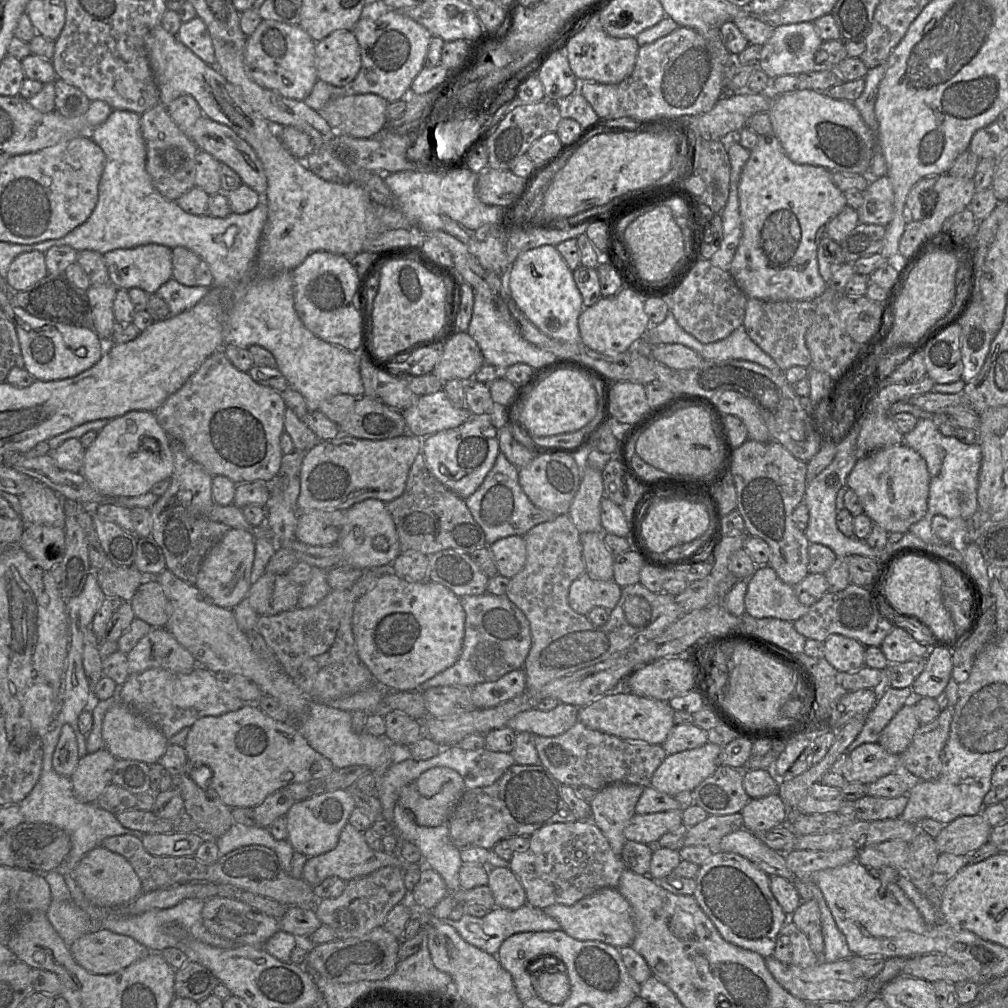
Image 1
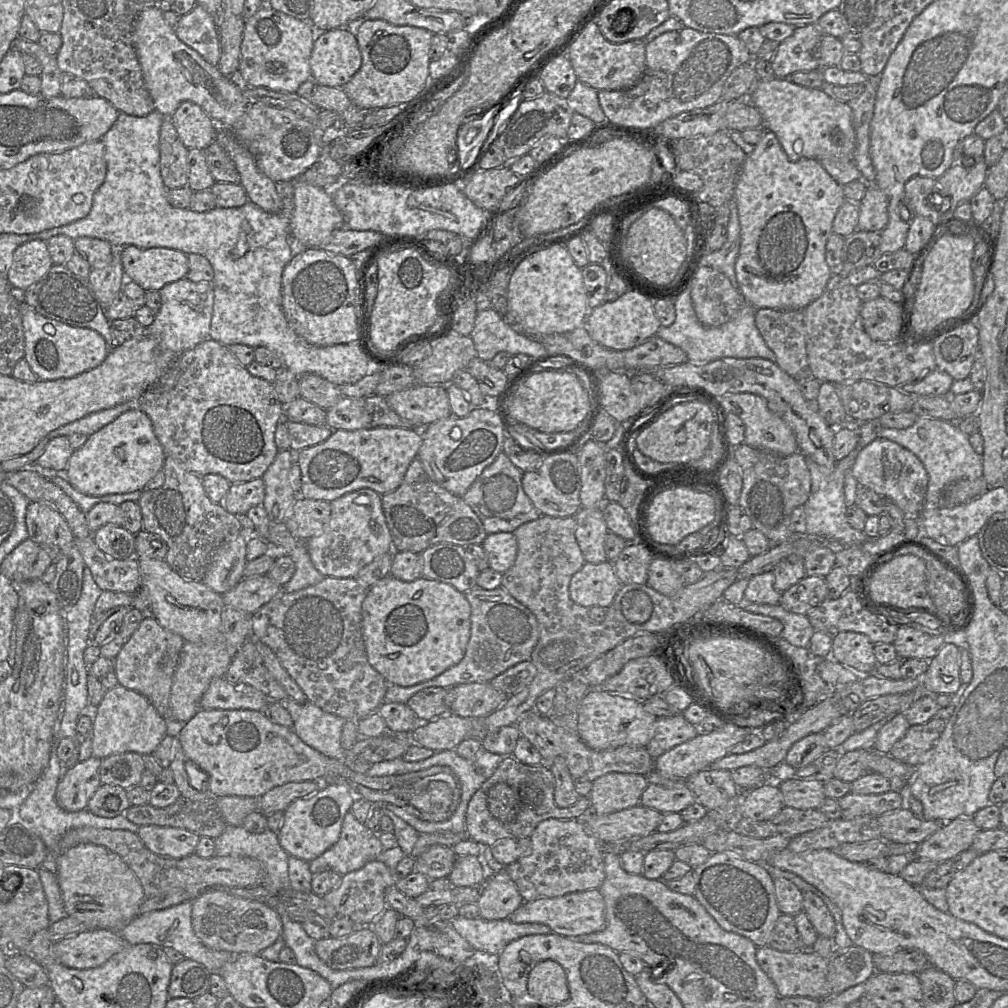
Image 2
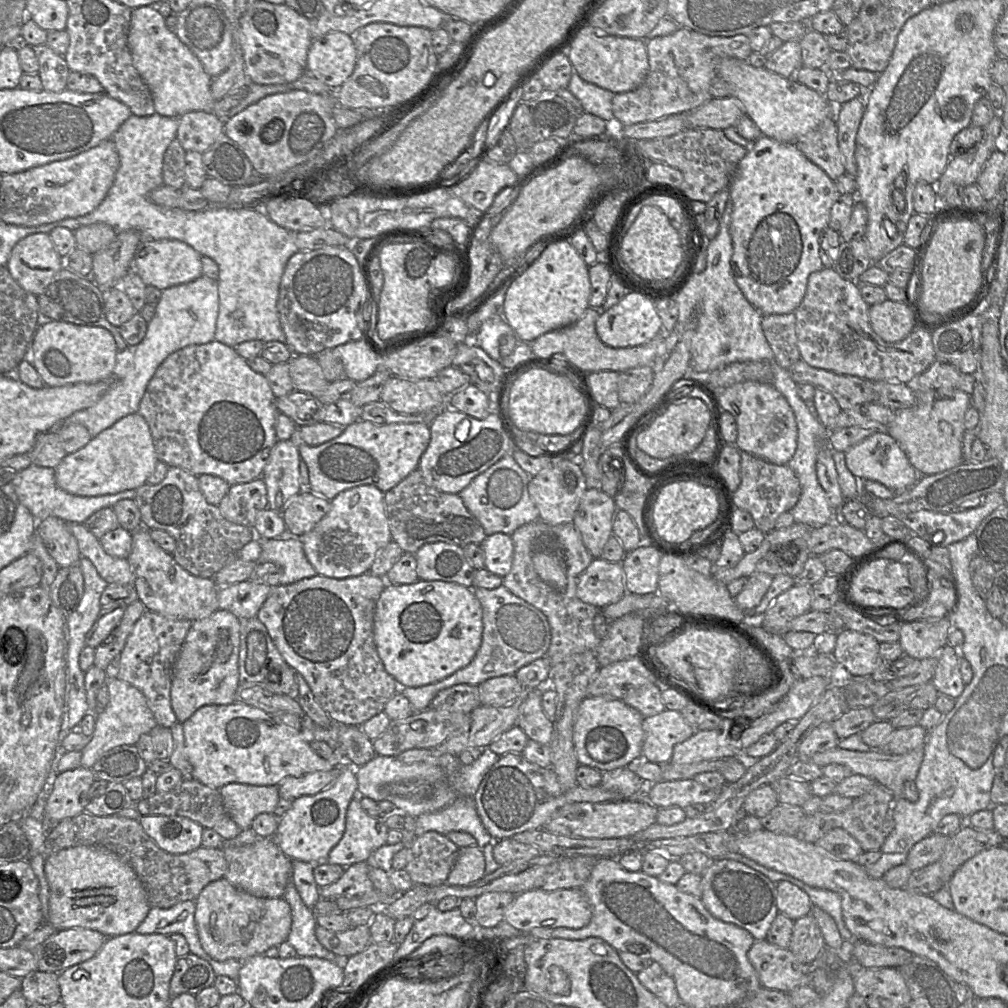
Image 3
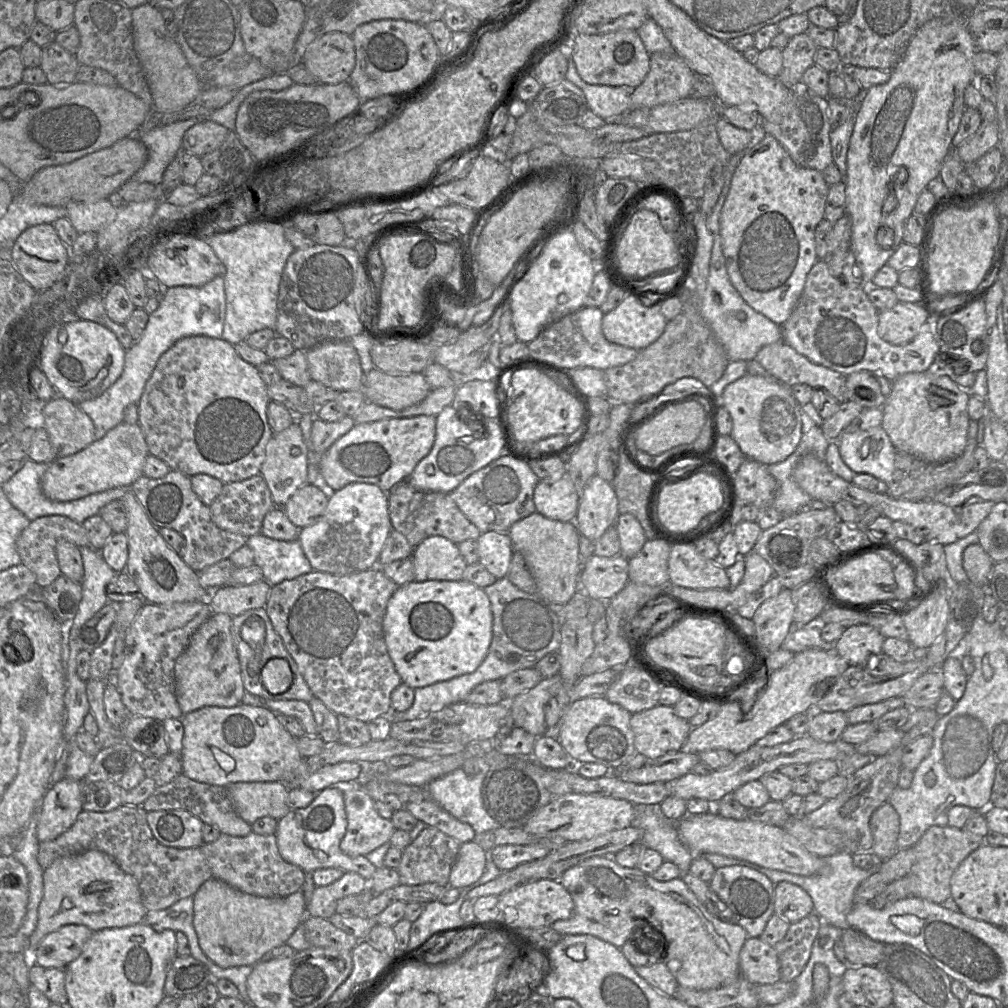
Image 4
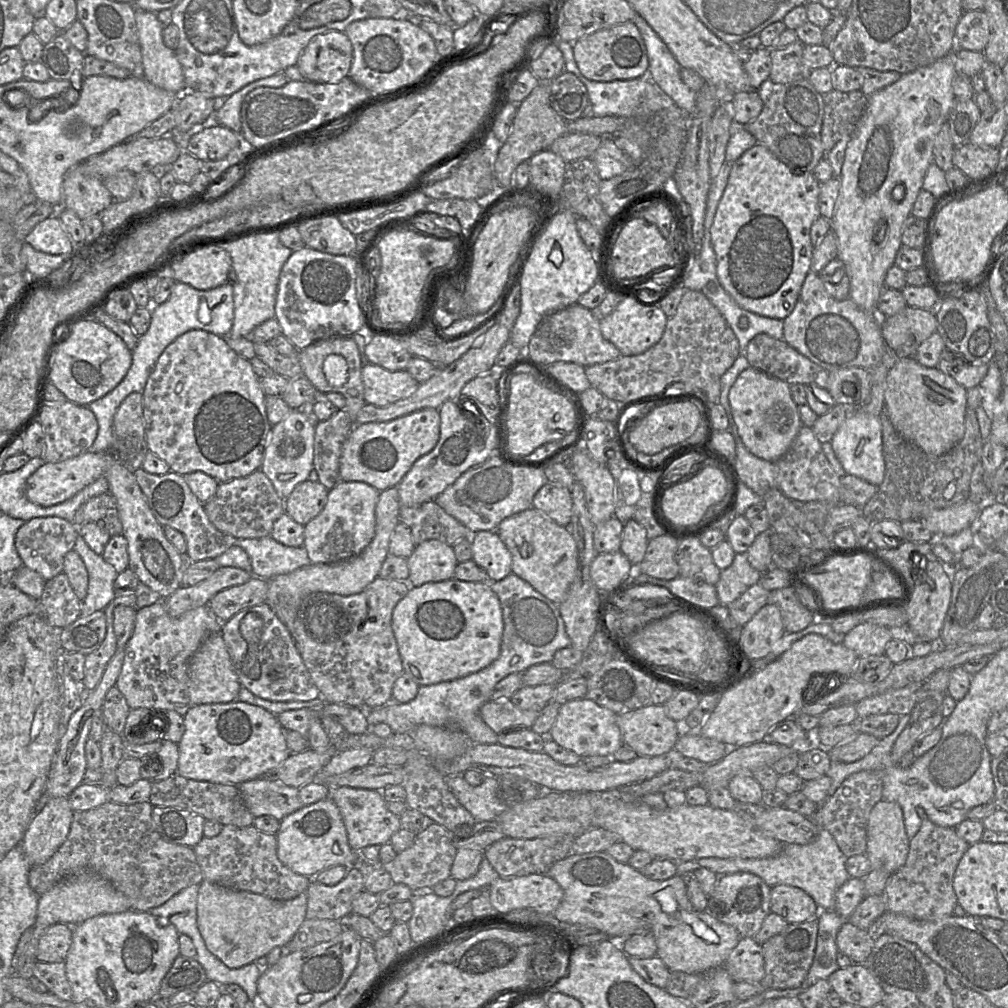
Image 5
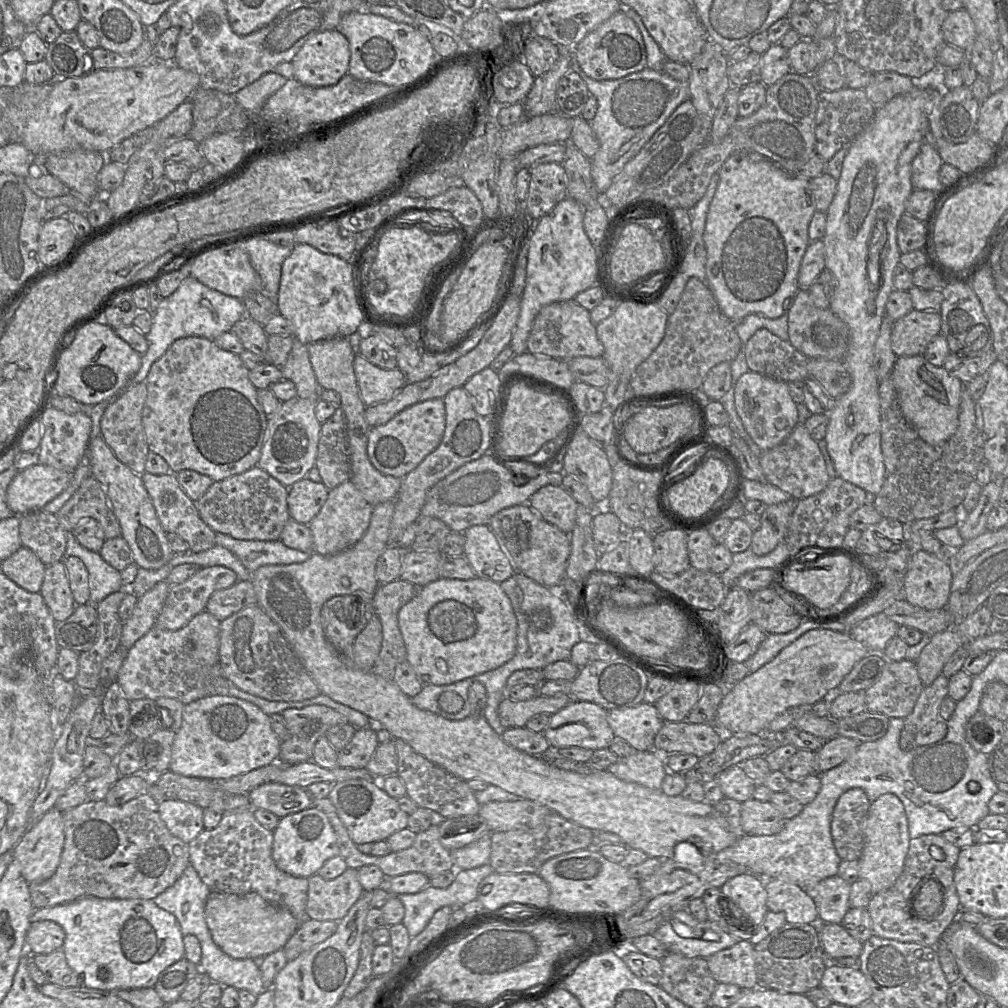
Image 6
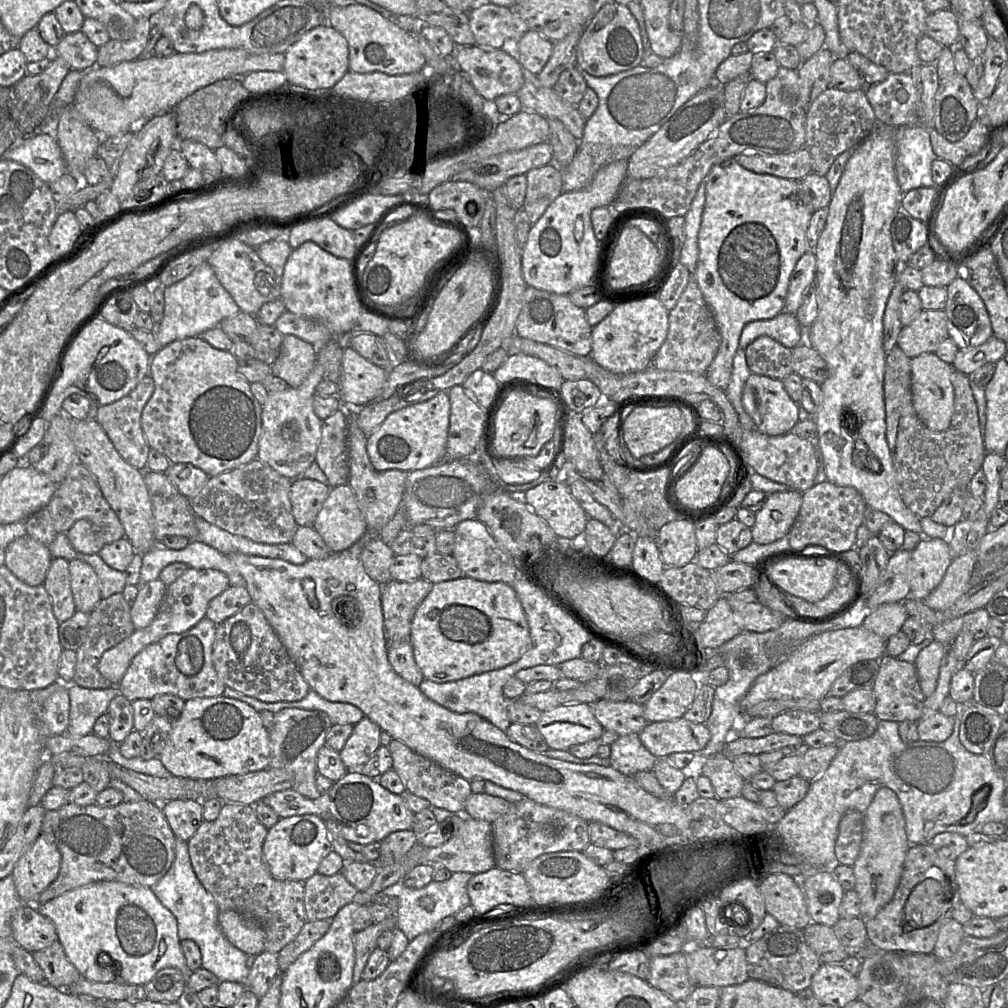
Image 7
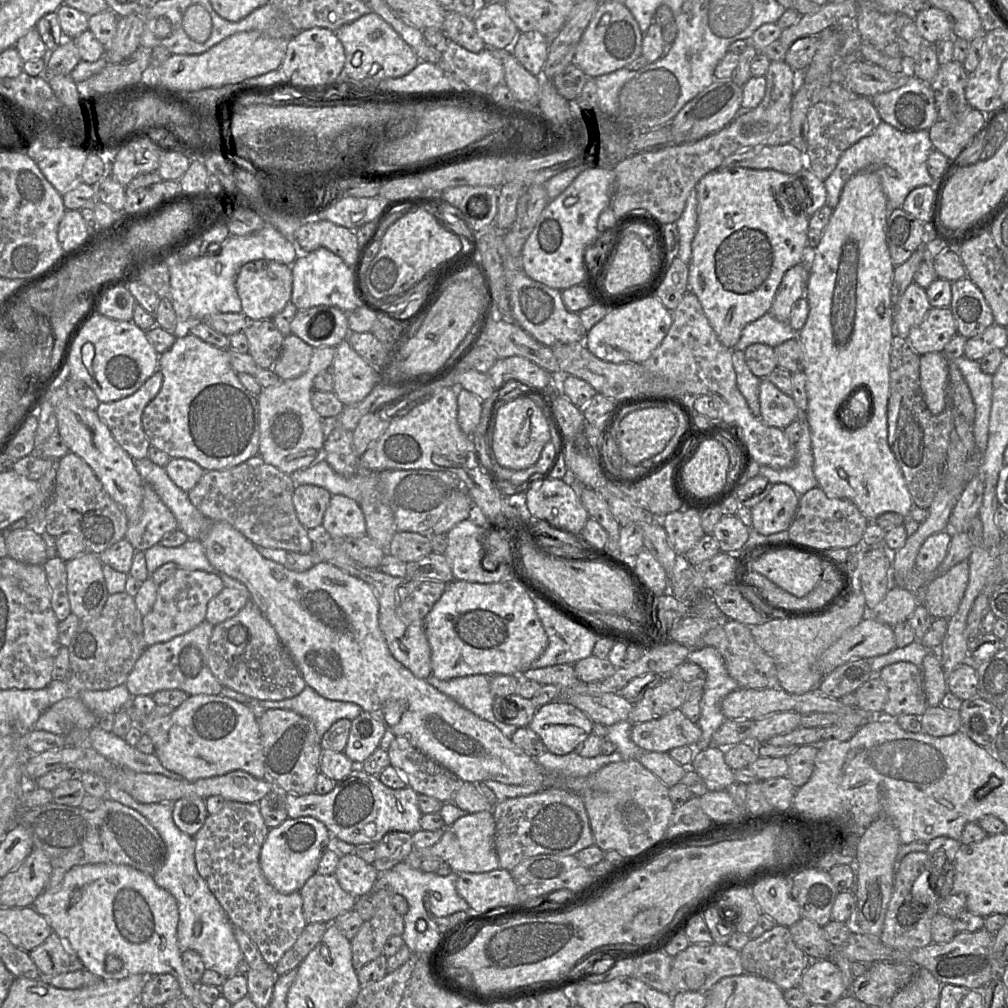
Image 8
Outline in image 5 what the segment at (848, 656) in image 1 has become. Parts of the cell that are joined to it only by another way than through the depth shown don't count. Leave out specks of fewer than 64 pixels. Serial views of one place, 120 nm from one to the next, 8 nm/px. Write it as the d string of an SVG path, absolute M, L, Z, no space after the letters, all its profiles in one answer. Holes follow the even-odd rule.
M861 622L845 634L842 644L861 658L885 655L886 645L891 639L889 628Z

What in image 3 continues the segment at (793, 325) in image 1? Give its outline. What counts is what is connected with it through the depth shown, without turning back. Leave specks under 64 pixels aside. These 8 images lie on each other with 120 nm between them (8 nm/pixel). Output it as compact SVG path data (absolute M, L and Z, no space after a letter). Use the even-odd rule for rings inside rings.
M794 313L763 315L763 333L774 353L774 363L789 369L801 359L797 346L796 316Z

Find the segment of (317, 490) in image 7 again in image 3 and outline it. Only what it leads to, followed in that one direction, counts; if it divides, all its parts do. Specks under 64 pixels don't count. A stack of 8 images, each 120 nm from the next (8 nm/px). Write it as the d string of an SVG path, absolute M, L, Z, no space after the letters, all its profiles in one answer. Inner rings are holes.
M300 491L290 500L282 516L287 532L302 537L310 532L330 511L330 501L322 493Z

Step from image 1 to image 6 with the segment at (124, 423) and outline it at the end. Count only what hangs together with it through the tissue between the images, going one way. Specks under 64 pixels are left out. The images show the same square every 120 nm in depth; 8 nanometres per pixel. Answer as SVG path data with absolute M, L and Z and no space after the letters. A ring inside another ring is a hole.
M41 464L19 471L6 491L8 507L17 516L41 510L68 486L71 473Z

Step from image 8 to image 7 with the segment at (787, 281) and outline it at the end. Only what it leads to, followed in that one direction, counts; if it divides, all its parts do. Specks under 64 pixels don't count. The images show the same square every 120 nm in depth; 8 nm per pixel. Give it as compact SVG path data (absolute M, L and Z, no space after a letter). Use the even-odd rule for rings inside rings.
M808 251L798 260L790 277L785 300L785 311L796 314L803 303L806 289L815 283L816 256L814 251Z

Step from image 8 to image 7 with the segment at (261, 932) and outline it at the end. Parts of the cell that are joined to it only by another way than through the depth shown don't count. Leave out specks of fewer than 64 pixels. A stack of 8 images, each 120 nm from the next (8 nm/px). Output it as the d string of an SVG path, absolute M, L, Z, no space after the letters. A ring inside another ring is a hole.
M225 803L214 821L203 821L196 833L187 841L189 856L195 875L203 887L213 896L219 911L232 910L254 920L265 931L265 951L278 954L293 941L305 923L305 881L278 880L269 872L263 857L263 843L268 829L255 814L255 805Z

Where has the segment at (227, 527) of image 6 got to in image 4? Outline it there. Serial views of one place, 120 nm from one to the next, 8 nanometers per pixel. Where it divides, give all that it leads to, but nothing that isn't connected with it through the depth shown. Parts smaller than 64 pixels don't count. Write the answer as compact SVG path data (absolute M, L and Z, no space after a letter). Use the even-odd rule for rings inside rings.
M261 474L224 484L218 497L209 505L212 520L219 528L246 537L261 533L263 519L274 507L271 492Z

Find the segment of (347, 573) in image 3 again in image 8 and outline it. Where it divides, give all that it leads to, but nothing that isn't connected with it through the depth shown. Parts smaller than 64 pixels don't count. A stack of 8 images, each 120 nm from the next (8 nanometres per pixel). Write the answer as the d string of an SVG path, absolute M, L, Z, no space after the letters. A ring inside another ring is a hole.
M332 495L321 532L332 539L366 535L365 517L359 504L344 495Z

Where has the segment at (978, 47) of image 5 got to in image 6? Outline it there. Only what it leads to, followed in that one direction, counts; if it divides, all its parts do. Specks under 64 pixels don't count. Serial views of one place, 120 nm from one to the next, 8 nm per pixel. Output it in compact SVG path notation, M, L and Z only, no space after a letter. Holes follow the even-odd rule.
M966 9L949 12L942 24L944 42L961 50L978 38L974 22Z

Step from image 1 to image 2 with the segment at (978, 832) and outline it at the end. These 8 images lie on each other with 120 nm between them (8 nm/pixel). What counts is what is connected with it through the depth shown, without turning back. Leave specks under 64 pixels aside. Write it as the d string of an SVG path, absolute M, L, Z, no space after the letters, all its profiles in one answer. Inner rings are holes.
M956 818L941 826L928 838L914 846L913 858L942 862L971 848L979 829L972 818Z

